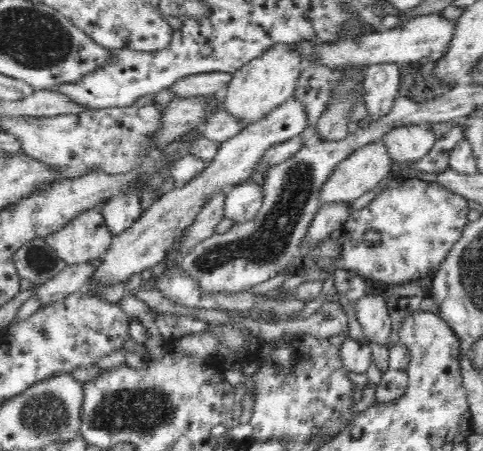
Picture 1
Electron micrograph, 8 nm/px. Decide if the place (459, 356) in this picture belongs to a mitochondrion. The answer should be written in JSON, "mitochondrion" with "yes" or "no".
{"mitochondrion":"no"}

